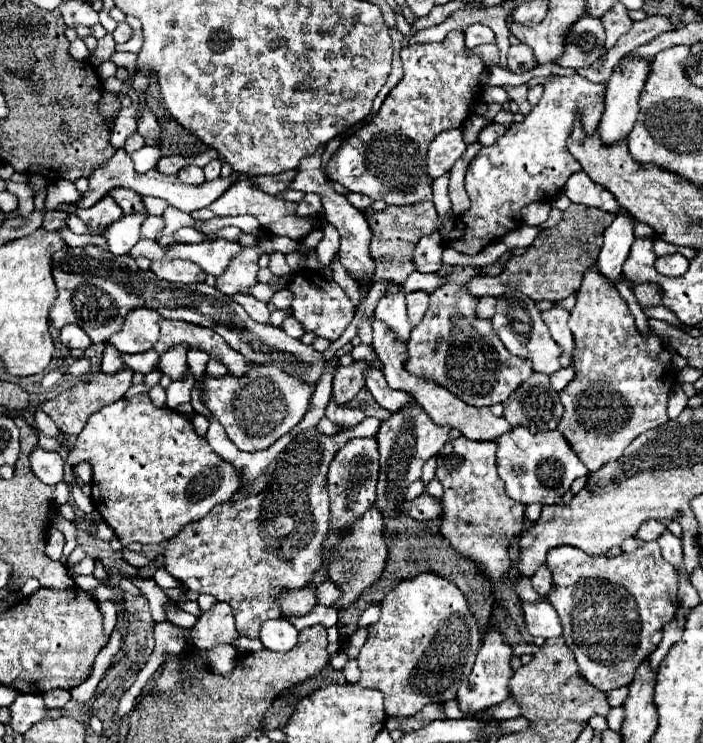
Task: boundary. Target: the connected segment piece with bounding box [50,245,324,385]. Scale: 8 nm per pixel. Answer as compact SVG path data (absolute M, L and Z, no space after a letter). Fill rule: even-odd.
M94 245L66 247L56 251L52 255L52 275L56 281L58 297L50 309L50 323L56 329L62 329L68 323L76 323L90 335L92 343L108 341L110 335L122 327L126 311L134 307L148 307L162 313L166 319L182 319L216 331L250 363L274 365L310 385L316 385L320 379L324 365L322 353L314 351L312 345L304 345L298 339L288 337L280 327L252 321L246 311L238 307L238 303L234 303L228 295L222 295L216 287L208 287L206 283L162 283L152 271L142 271L130 255L116 257ZM102 269L110 271L110 275L98 275ZM110 323L114 329L108 329Z

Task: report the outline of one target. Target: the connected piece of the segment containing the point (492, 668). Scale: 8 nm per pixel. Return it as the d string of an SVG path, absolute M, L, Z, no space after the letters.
M490 629L486 633L486 639L476 655L476 663L474 669L468 677L470 685L460 685L456 701L462 713L466 713L466 717L472 717L496 703L502 703L508 699L508 681L512 677L512 667L510 667L510 659L512 659L512 647L506 645L498 633L498 629Z

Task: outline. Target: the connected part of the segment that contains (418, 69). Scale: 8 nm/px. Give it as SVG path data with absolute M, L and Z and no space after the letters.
M450 31L442 43L414 43L400 51L404 65L404 79L390 91L382 103L378 115L366 123L360 131L352 133L340 149L330 157L326 165L326 175L330 181L344 185L348 191L368 195L372 199L382 199L388 205L406 205L432 199L432 179L426 175L426 151L436 135L448 129L458 129L472 105L480 99L480 73L486 69L480 55L470 53L464 45L462 31Z

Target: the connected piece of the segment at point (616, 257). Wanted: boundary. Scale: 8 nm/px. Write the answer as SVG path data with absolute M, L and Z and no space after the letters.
M618 213L614 223L604 231L604 245L598 257L598 273L610 283L616 283L622 275L622 265L634 243L634 219L628 213Z

